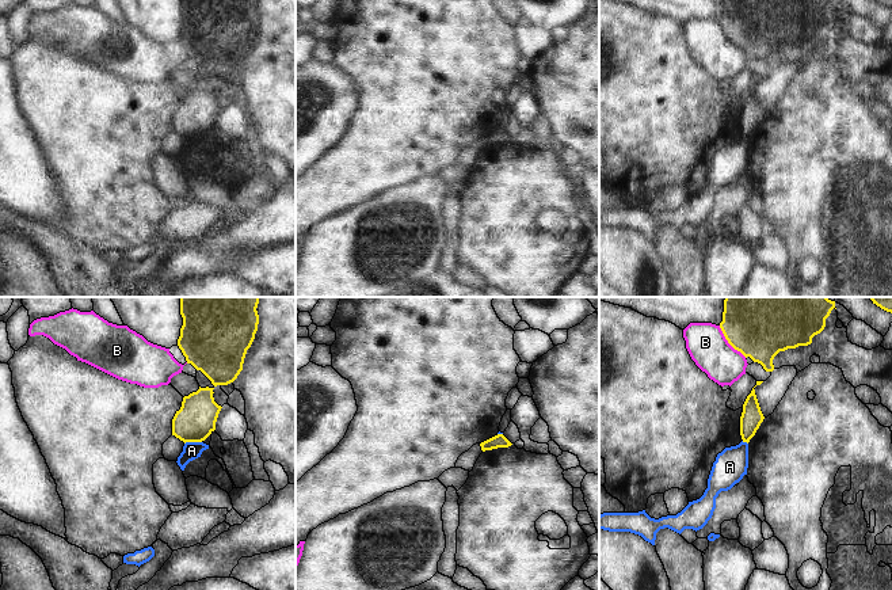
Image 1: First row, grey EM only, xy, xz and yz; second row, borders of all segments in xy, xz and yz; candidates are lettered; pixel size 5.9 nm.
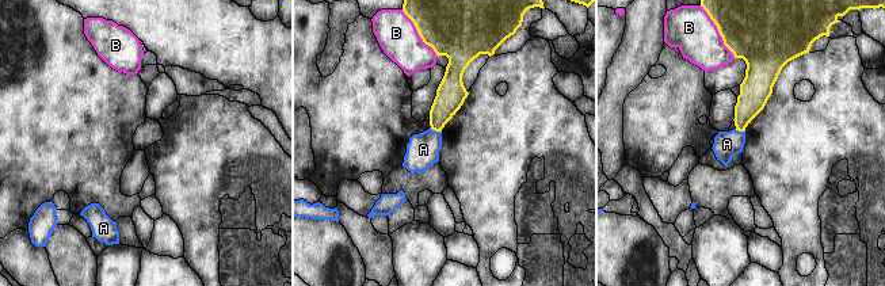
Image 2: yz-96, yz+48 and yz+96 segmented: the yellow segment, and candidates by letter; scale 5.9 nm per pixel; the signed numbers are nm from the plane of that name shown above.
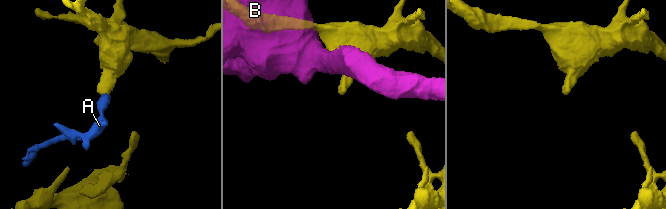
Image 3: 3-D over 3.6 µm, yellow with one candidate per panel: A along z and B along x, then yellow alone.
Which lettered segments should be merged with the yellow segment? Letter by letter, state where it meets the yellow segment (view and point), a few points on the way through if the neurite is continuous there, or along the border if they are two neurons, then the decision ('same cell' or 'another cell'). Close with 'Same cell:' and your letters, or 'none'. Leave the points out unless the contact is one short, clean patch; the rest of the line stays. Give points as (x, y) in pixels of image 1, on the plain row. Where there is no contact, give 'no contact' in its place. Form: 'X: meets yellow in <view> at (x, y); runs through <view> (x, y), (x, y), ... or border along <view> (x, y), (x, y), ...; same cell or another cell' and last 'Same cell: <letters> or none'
A: meets yellow in xy at (193, 137); border along xy (201, 137), (187, 137), (185, 140); another cell
B: meets yellow in yz at (730, 40); border along yz (719, 22), (724, 34), (746, 53); another cell
Same cell: none

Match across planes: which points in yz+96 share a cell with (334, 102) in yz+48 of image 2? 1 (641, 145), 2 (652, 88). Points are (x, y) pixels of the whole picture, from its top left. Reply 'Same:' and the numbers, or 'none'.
Same: 1, 2

